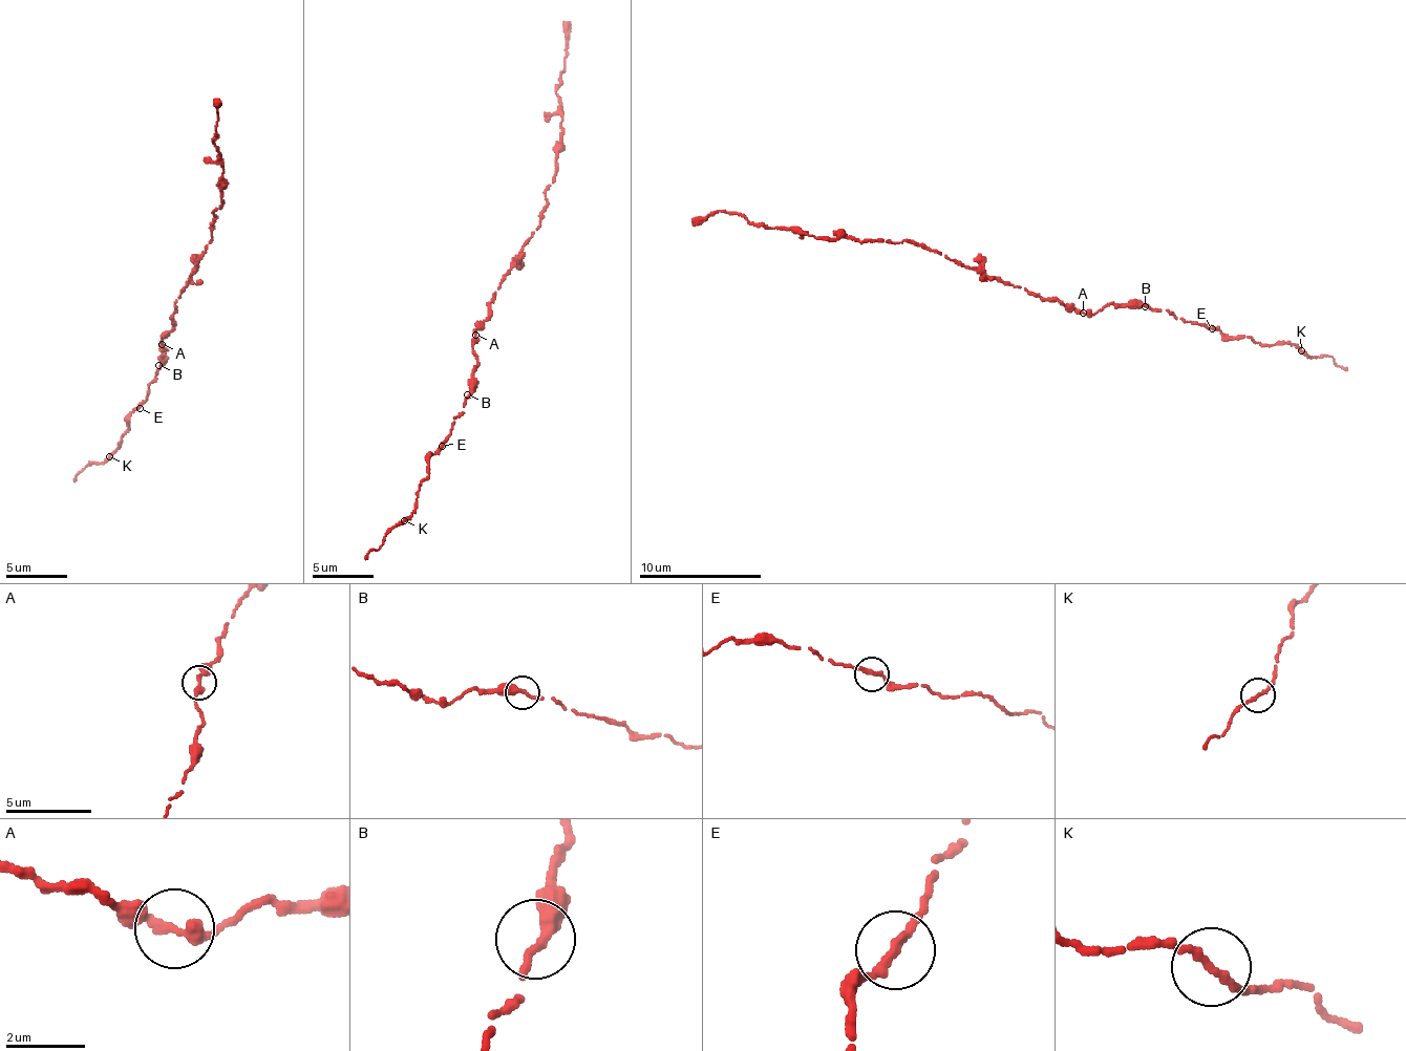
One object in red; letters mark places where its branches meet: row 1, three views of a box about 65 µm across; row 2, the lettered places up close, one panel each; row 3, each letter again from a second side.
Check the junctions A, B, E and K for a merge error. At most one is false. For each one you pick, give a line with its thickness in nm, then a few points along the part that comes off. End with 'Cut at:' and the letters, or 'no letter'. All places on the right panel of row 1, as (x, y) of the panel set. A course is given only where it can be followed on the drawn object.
Cut at: no letter

